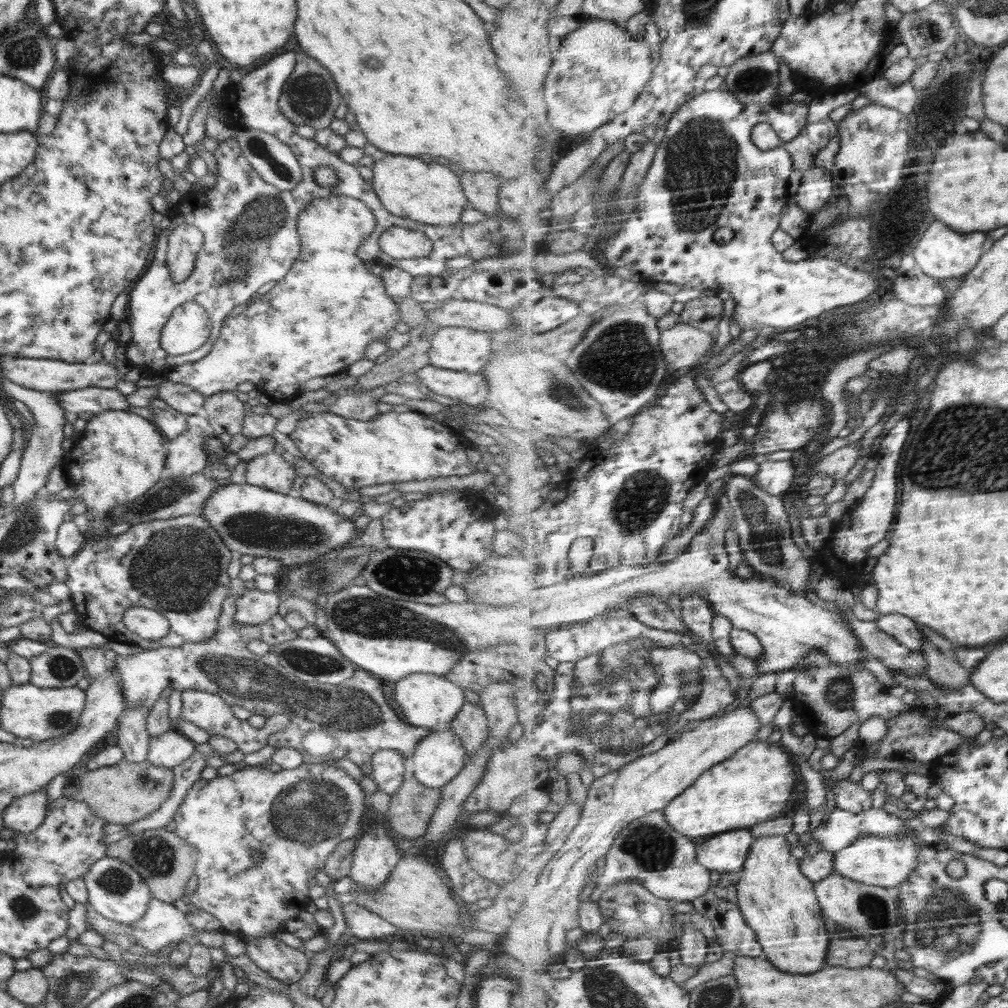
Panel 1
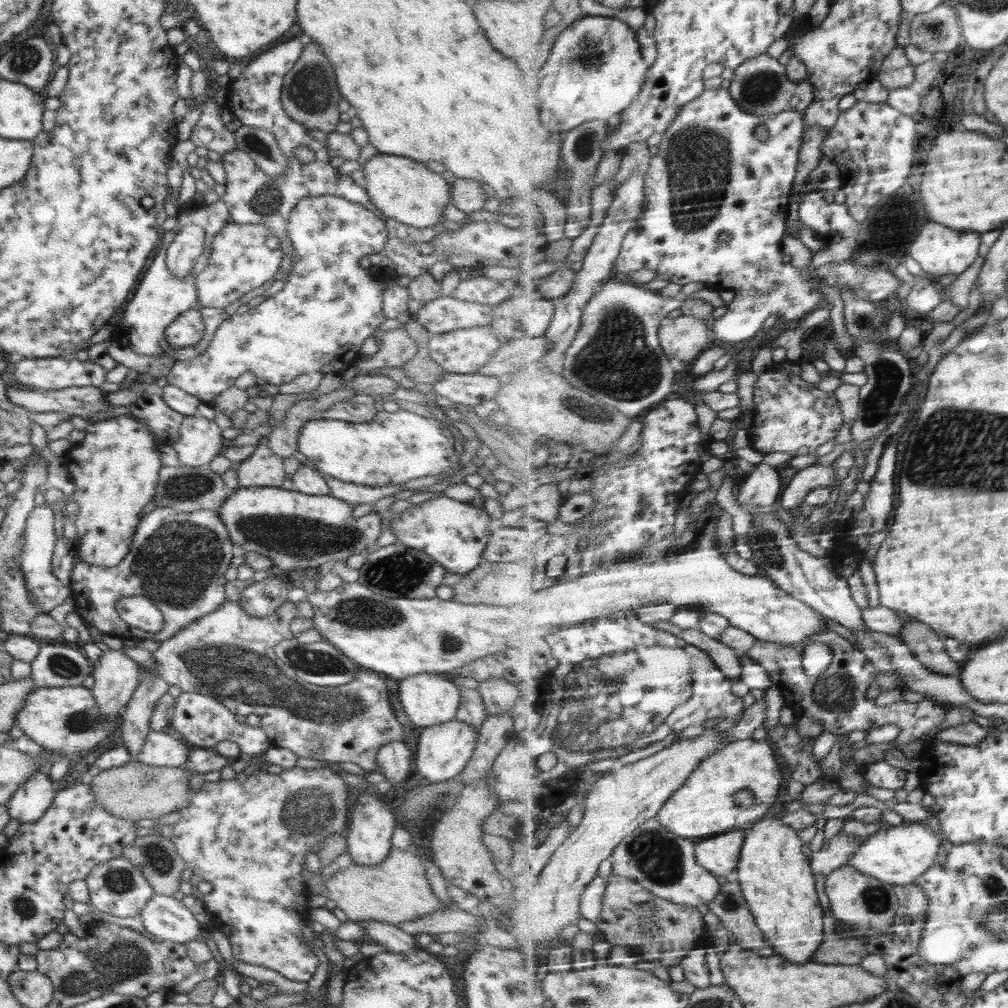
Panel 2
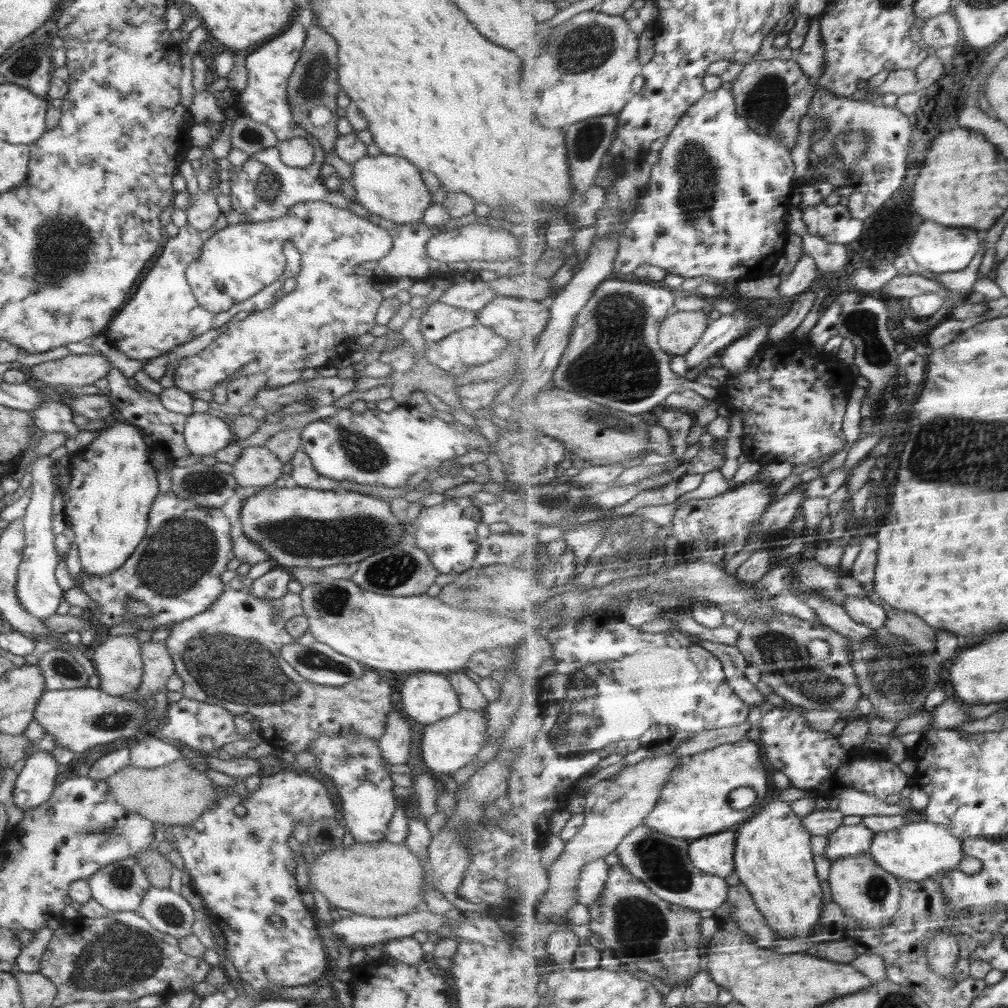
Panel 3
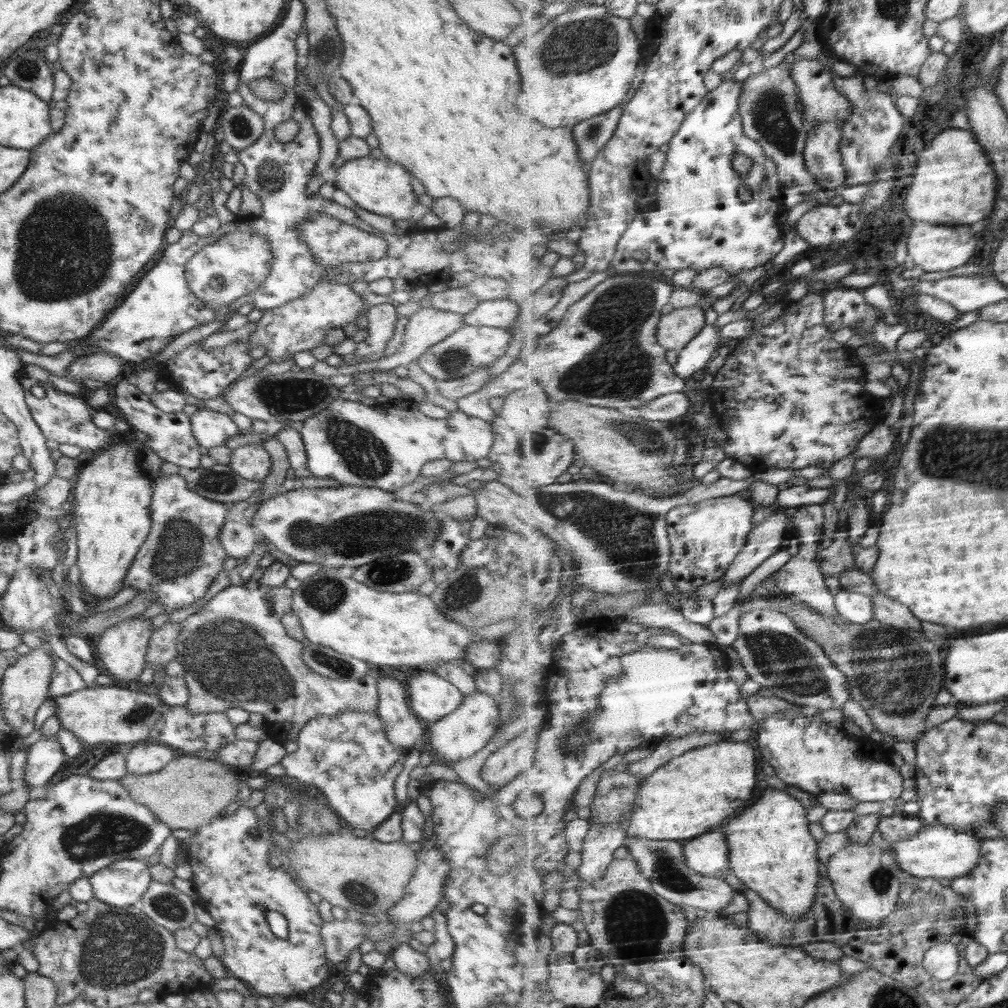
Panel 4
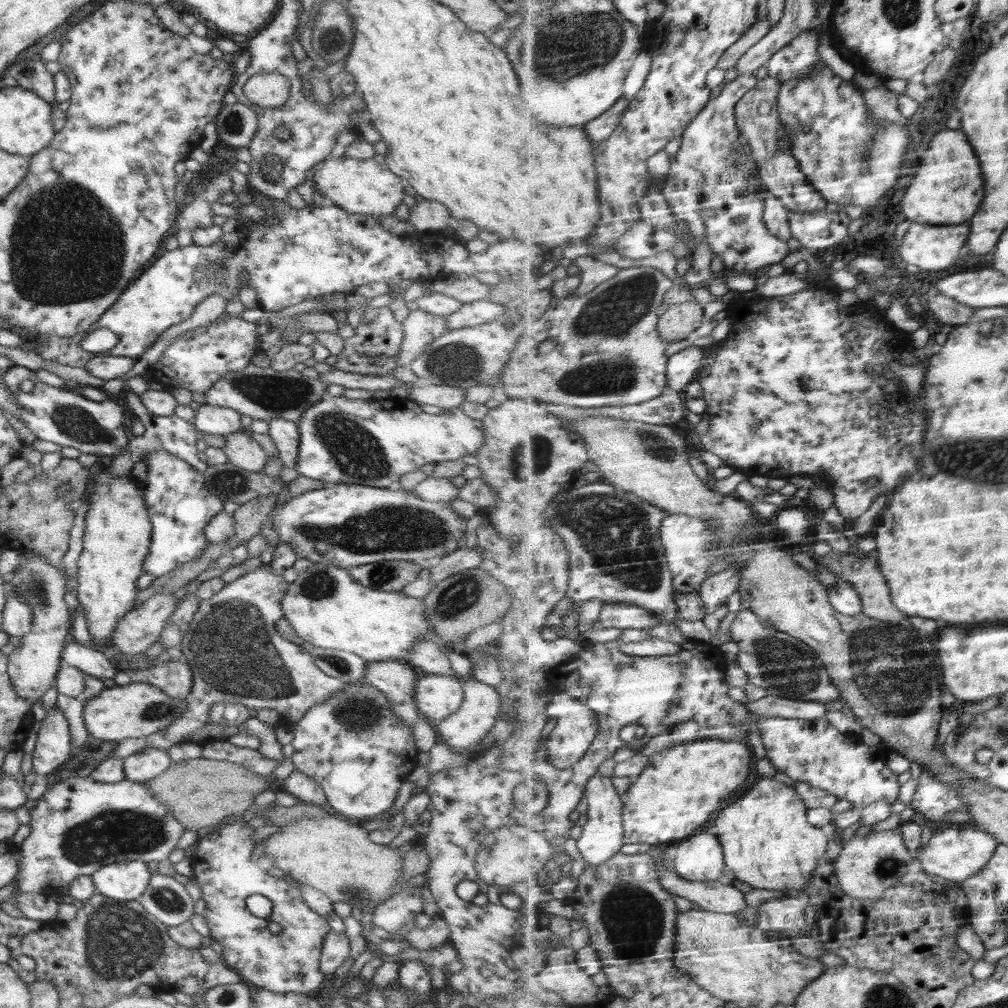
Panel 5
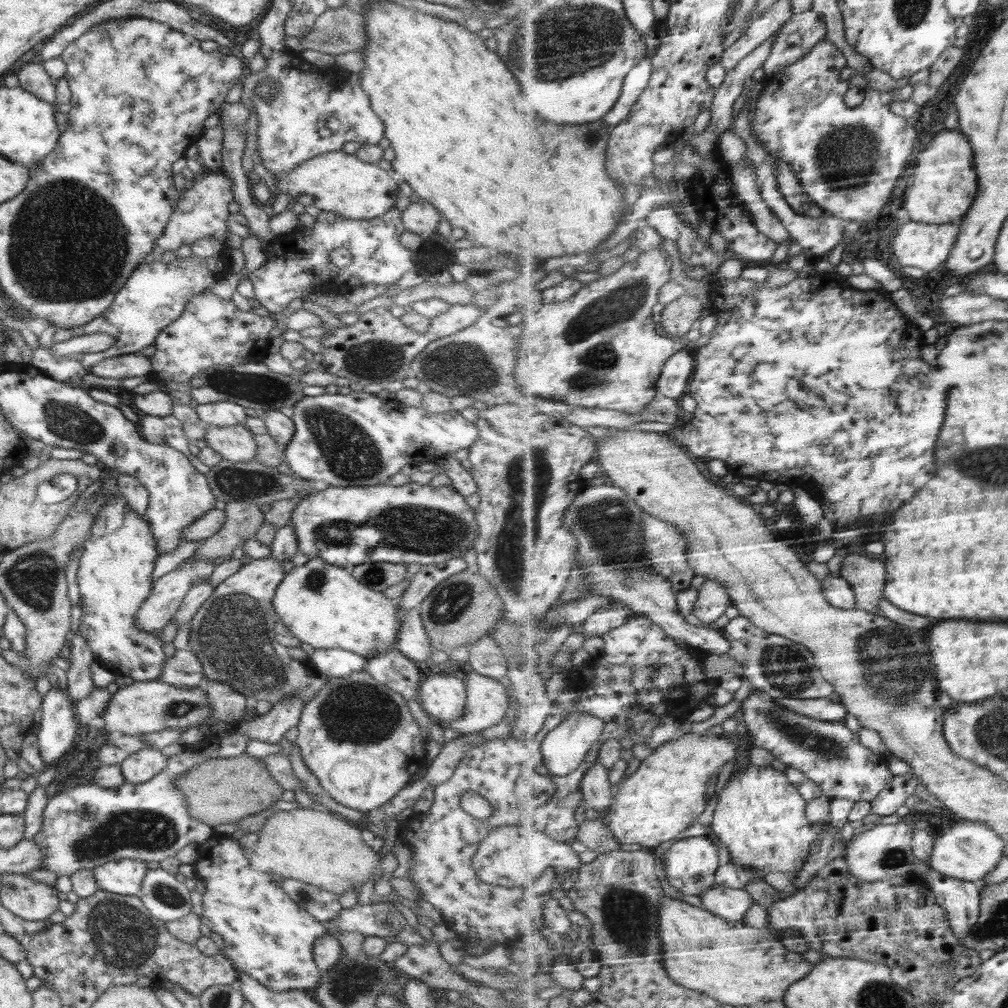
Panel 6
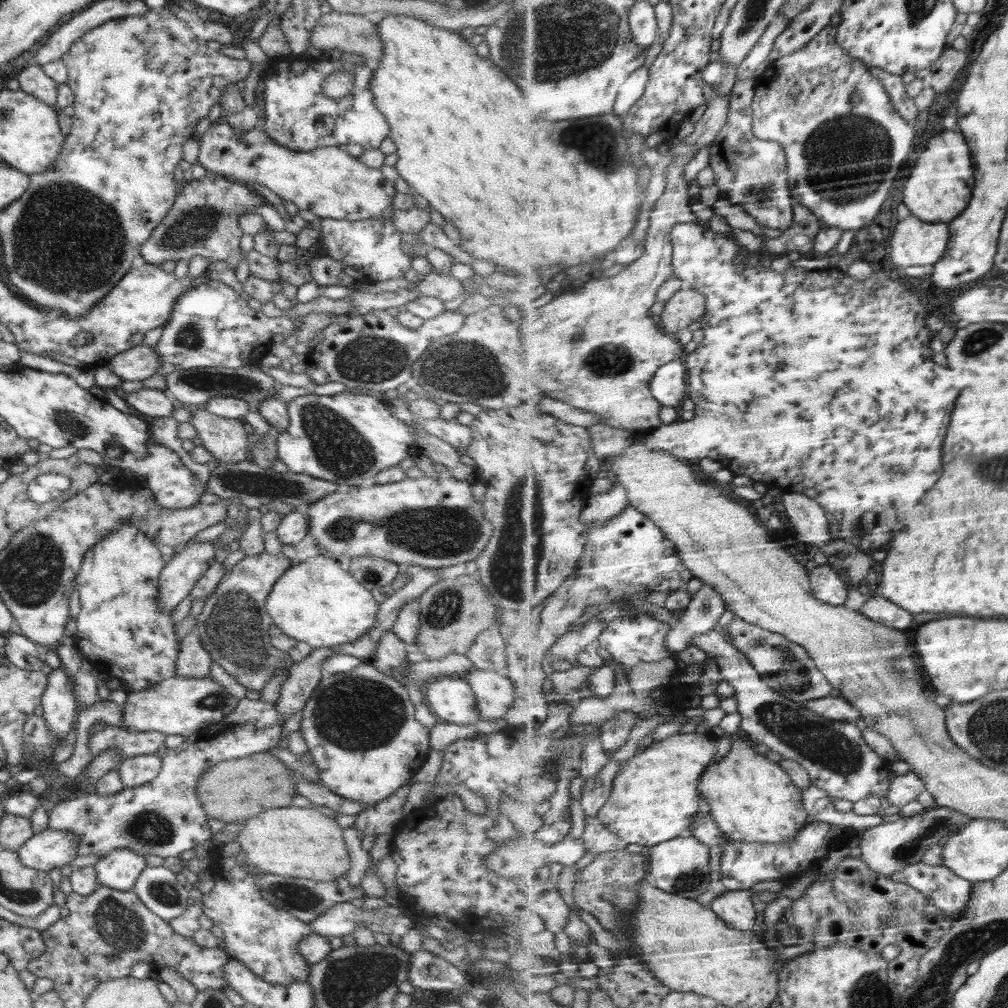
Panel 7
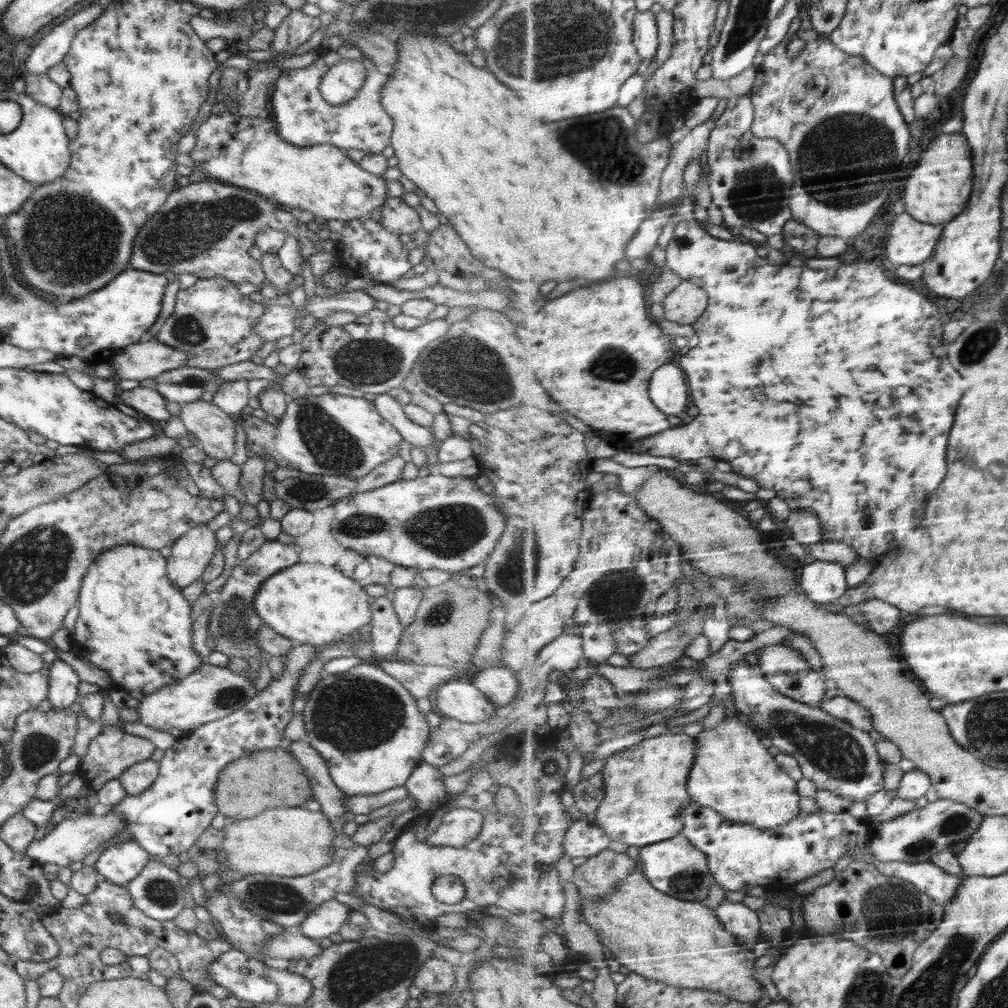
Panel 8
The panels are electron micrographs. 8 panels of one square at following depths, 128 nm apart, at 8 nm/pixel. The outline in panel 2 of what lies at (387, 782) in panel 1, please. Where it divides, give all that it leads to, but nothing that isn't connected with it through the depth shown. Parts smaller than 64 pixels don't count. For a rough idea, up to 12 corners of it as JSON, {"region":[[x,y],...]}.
{"region":[[403,739],[378,751],[377,764],[388,782],[413,773],[412,750]]}

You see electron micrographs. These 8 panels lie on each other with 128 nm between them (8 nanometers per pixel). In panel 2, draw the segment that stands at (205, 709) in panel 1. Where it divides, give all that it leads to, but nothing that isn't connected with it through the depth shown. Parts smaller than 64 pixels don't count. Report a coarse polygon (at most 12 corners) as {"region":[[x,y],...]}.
{"region":[[182,691],[170,729],[194,748],[236,742],[242,757],[272,746],[212,696]]}

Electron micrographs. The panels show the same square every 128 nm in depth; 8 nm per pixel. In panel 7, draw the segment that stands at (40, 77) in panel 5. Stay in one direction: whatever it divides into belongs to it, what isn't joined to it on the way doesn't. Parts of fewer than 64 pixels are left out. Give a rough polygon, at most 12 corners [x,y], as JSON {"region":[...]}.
{"region":[[40,66],[18,74],[20,89],[56,108],[57,82]]}

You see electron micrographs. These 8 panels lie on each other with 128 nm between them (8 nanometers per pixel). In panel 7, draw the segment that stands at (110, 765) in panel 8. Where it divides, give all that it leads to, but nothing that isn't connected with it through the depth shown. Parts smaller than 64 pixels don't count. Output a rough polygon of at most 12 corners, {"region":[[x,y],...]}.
{"region":[[105,725],[92,735],[89,753],[118,748],[122,761],[155,754],[162,732],[127,731]]}

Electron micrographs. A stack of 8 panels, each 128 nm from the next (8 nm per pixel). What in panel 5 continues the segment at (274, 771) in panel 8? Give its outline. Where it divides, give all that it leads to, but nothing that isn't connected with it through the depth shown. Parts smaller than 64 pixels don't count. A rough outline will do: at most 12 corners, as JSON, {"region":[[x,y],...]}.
{"region":[[204,757],[142,782],[186,829],[255,807],[272,779]]}

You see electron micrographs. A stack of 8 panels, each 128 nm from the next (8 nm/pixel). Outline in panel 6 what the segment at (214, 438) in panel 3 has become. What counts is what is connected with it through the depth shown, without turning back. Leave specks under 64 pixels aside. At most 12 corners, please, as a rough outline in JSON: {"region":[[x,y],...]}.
{"region":[[234,402],[193,405],[199,425],[245,423],[246,410]]}

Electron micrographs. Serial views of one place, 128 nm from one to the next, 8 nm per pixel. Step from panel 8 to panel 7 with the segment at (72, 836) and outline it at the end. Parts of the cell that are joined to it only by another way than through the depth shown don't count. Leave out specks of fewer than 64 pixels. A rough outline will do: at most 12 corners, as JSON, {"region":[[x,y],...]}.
{"region":[[47,827],[16,854],[49,872],[78,856],[80,837]]}

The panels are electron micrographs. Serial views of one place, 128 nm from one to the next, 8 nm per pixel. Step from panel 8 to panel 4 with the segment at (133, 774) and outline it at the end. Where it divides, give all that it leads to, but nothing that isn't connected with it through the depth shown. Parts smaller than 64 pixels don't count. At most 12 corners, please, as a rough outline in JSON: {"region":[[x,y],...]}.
{"region":[[141,742],[125,757],[127,774],[162,770],[178,752]]}

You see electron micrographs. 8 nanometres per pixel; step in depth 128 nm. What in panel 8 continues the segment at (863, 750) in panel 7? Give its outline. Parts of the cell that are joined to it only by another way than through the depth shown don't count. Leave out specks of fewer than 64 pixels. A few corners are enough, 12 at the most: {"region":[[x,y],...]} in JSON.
{"region":[[732,664],[737,714],[819,789],[870,800],[886,761],[868,731]]}

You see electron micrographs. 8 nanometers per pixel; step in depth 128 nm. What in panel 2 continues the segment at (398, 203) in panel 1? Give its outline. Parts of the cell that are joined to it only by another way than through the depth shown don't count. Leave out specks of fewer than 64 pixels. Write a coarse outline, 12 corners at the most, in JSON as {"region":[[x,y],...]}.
{"region":[[411,158],[362,165],[383,216],[418,228],[445,220],[450,185]]}

